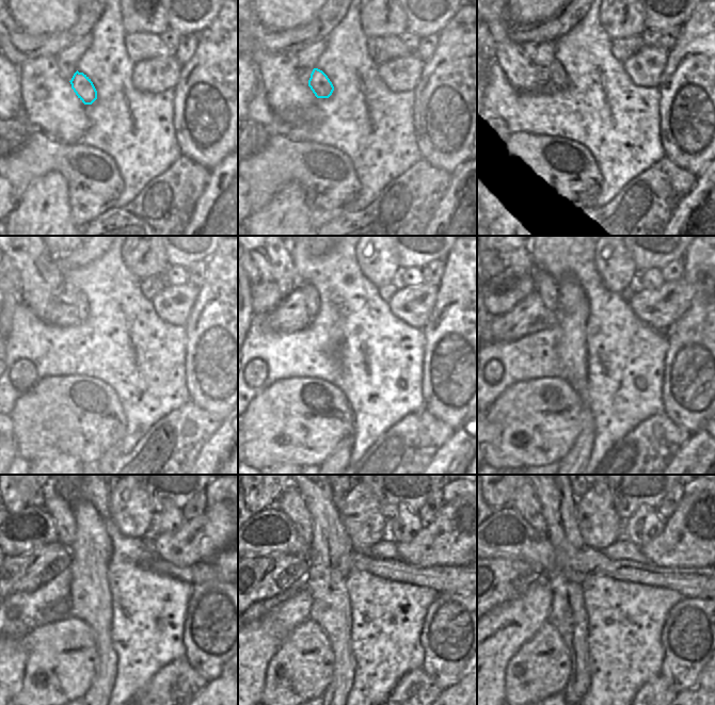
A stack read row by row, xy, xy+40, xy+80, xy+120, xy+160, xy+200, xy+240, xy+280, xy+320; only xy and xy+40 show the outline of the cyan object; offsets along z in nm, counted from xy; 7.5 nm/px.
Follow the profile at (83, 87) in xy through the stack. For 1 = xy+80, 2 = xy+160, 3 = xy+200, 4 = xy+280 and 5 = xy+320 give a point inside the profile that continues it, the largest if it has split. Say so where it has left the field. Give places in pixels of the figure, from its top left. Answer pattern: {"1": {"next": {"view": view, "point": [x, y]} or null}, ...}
{"1": {"next": {"view": "xy+80", "point": [558, 80]}}, "2": {"next": {"view": "xy+160", "point": [311, 294]}}, "3": {"next": {"view": "xy+200", "point": [545, 286]}}, "4": {"next": {"view": "xy+280", "point": [290, 501]}}, "5": {"next": {"view": "xy+320", "point": [525, 501]}}}

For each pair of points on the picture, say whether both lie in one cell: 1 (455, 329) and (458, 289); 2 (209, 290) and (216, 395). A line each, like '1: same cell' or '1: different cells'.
1: same cell
2: same cell

